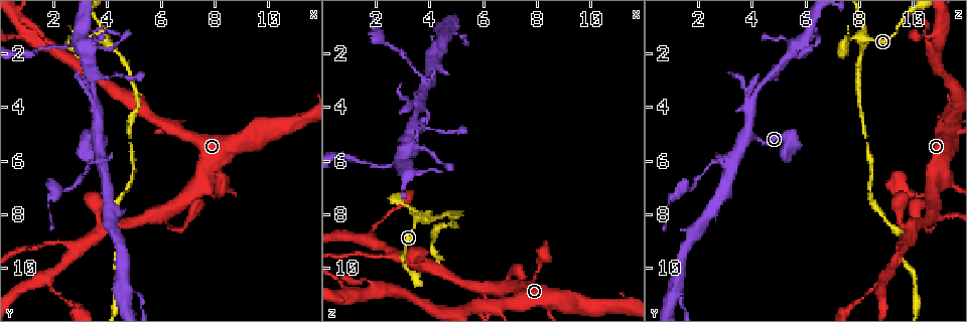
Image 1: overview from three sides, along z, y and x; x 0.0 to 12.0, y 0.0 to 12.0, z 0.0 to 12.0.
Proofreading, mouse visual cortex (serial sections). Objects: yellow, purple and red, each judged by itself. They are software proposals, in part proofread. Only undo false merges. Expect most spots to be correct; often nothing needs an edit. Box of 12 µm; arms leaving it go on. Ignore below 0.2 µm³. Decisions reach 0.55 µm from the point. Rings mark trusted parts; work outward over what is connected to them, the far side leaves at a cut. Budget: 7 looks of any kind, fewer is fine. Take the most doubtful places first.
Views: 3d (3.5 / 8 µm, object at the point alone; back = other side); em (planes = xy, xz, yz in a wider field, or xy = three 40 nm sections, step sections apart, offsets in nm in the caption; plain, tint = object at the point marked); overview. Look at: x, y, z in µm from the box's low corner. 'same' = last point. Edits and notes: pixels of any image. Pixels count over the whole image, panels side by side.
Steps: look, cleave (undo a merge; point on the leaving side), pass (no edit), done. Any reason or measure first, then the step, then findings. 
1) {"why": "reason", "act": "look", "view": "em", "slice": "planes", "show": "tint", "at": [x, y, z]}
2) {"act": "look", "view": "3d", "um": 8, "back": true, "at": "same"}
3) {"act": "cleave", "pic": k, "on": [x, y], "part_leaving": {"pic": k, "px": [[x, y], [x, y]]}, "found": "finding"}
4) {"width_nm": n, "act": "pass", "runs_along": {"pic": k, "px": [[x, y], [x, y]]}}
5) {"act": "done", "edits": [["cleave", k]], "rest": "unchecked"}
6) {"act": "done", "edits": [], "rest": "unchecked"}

{"why": "sharp bend", "act": "look", "view": "3d", "um": 3.5, "at": [3.8, 1.2, 8.2]}

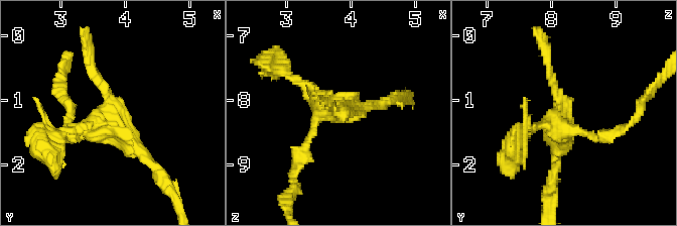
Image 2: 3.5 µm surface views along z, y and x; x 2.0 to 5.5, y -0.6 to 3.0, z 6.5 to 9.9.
{"why": "need the tissue", "act": "look", "view": "em", "slice": "xy", "step": 1, "show": "tint", "at": [3.80, 1.20, 8.10]}

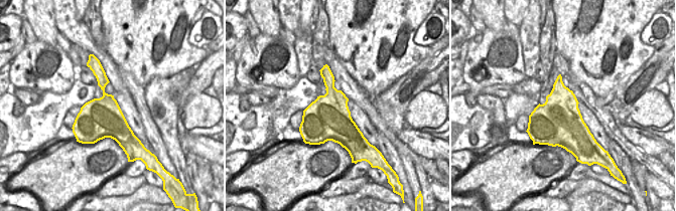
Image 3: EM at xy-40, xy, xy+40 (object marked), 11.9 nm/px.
{"act": "pass", "runs_along": {"pic": 2, "px": [[593, 136], [562, 129], [547, 59]]}, "found": "one cell here"}

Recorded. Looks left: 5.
{"why": "three-way junction", "act": "look", "view": "3d", "um": 3.5, "at": [6.0, 7.9, 10.8]}

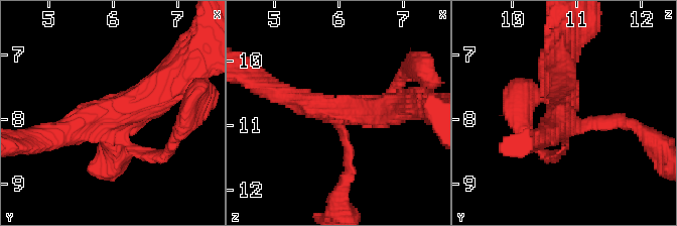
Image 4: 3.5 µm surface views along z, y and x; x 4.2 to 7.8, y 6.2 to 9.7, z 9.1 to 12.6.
{"act": "look", "view": "em", "slice": "planes", "show": "tint", "at": [6.00, 7.90, 10.75]}

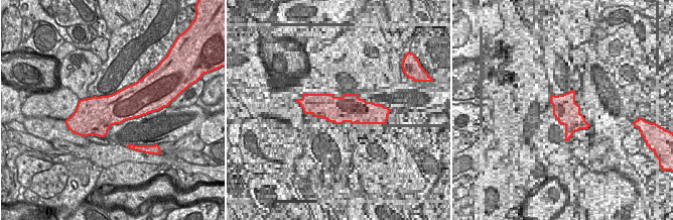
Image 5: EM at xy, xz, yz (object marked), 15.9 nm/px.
{"act": "pass", "found": "continuous, no second cell"}

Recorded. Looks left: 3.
{"why": "calibre changes", "act": "look", "view": "3d", "um": 3.5, "at": [1.9, 9.1, 9.6]}

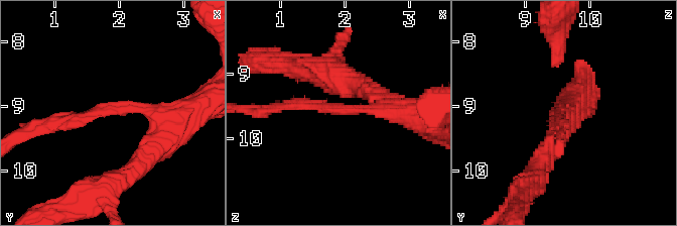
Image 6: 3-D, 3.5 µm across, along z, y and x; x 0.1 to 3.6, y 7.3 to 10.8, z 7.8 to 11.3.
{"arm_widths_nm": [100, 300], "act": "pass", "runs_along": {"pic": 6, "px": [[406, 111], [282, 106]]}, "found": "one cell here"}

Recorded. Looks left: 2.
{"act": "done", "edits": [], "rest": "unchecked"}

